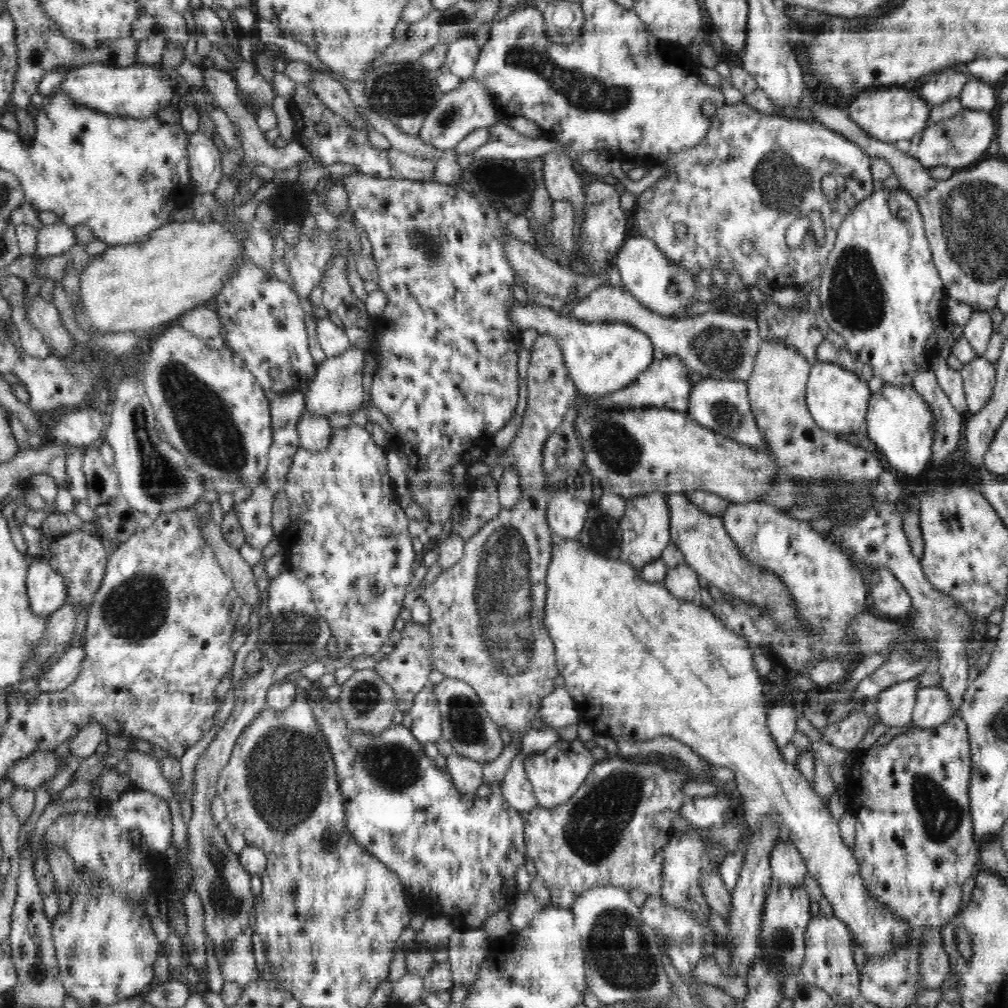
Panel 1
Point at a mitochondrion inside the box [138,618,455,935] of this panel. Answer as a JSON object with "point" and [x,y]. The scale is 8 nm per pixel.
{"point":[285,773]}

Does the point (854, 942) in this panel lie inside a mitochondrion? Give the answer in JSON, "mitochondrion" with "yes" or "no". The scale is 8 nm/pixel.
{"mitochondrion":"no"}

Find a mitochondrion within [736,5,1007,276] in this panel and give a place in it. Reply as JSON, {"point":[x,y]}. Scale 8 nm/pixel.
{"point":[782,183]}

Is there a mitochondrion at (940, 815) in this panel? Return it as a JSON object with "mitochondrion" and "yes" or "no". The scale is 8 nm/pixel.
{"mitochondrion":"yes"}

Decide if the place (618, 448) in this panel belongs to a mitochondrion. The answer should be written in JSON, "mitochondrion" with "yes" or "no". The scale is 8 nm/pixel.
{"mitochondrion":"yes"}

